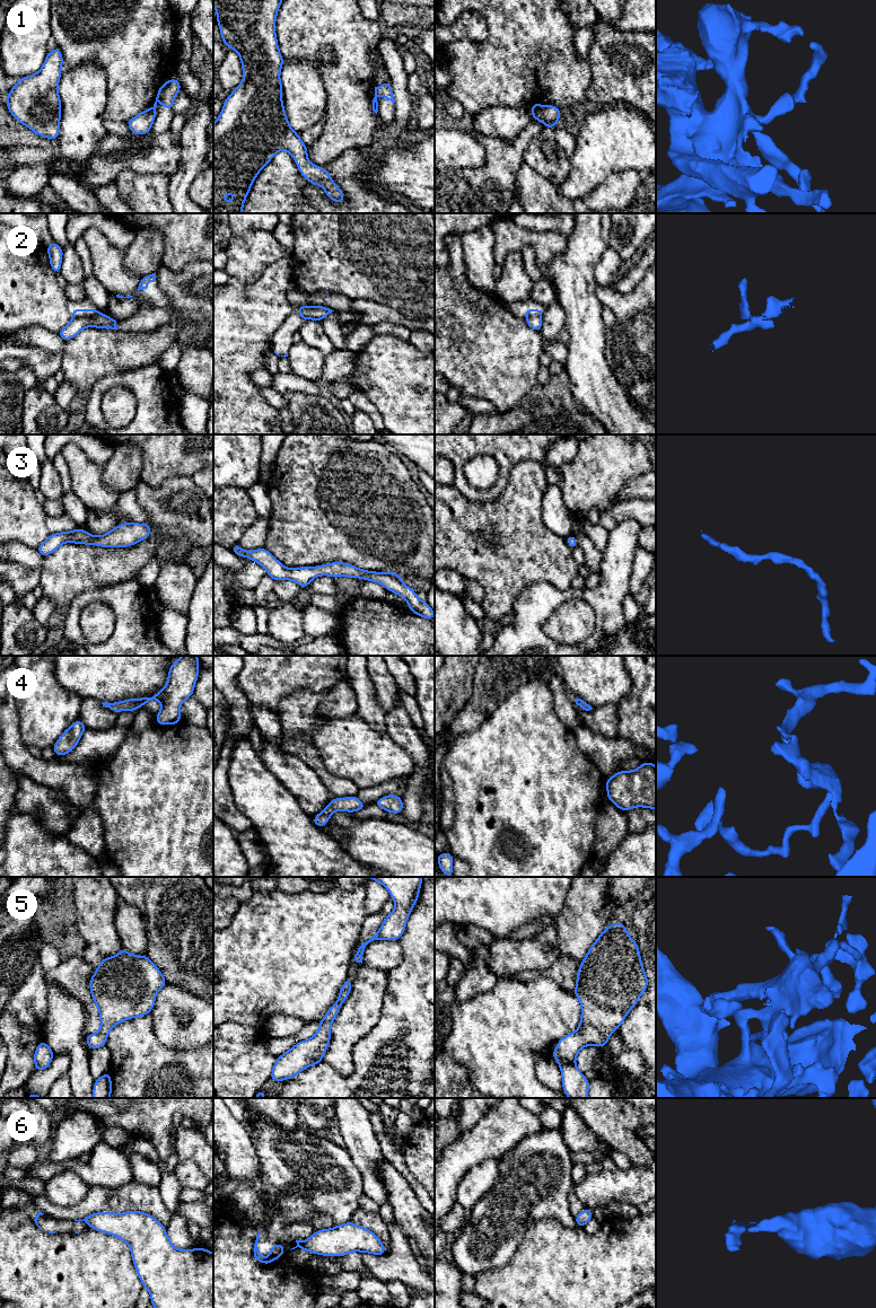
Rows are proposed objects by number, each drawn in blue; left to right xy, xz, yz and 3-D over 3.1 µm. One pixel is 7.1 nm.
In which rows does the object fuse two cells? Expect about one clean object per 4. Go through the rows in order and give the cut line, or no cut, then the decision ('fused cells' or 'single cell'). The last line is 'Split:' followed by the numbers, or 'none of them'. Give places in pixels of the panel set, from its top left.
1: cut in yz along (540, 106), (533, 111); fused cells
2: cut in xz along (313, 307), (306, 307), (301, 315); fused cells
3: no cut; single cell
4: no cut; single cell
5: no cut; single cell
6: cut in xz along (303, 1241), (297, 1246); fused cells
Split: 1, 2, 6

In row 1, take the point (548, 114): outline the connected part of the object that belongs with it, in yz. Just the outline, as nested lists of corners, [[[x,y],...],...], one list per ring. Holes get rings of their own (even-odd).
[[[542,105],[532,113],[532,118],[543,122],[545,128],[555,128],[560,117],[561,109],[552,105]]]

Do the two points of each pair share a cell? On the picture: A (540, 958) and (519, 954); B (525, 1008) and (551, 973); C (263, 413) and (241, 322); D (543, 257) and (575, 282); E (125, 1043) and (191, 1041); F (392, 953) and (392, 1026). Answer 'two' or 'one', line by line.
A: one
B: two
C: one
D: two
E: two
F: two

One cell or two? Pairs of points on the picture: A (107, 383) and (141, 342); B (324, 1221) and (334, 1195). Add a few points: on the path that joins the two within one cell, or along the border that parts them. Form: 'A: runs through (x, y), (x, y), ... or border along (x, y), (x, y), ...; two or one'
A: border along (139, 366), (116, 374), (107, 374), (92, 389); two
B: border along (307, 1196), (311, 1204), (326, 1213), (335, 1225); two

